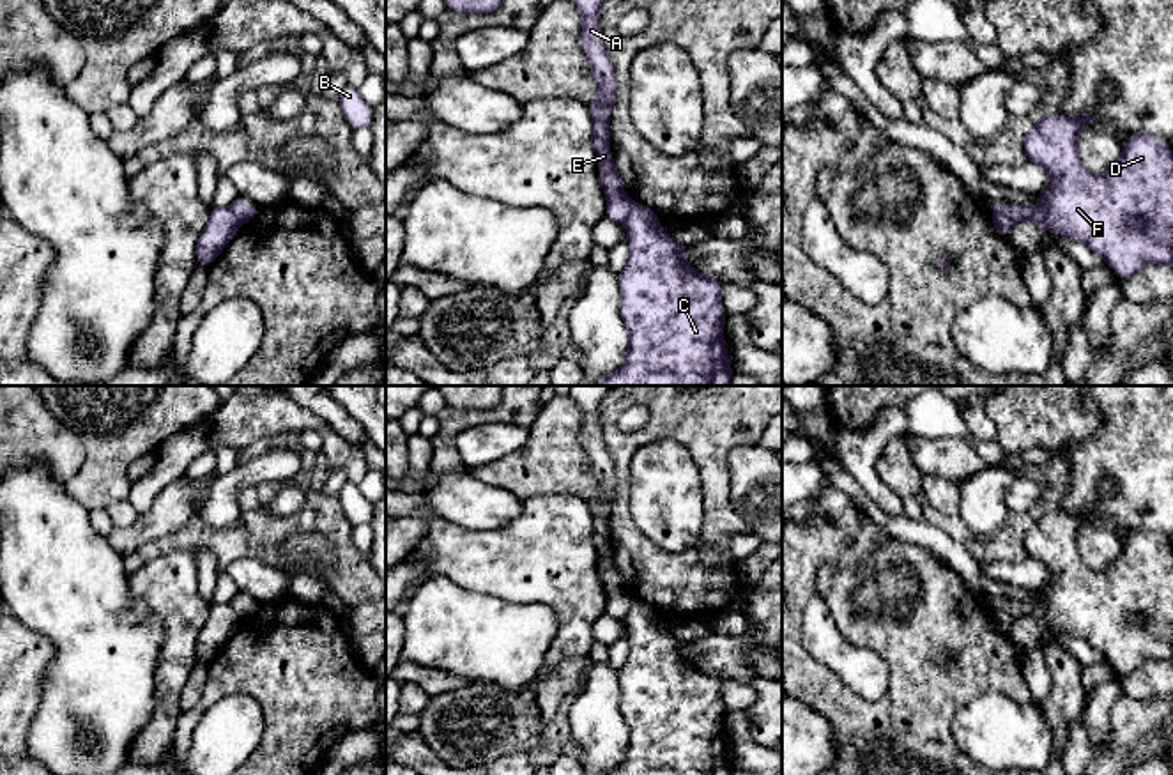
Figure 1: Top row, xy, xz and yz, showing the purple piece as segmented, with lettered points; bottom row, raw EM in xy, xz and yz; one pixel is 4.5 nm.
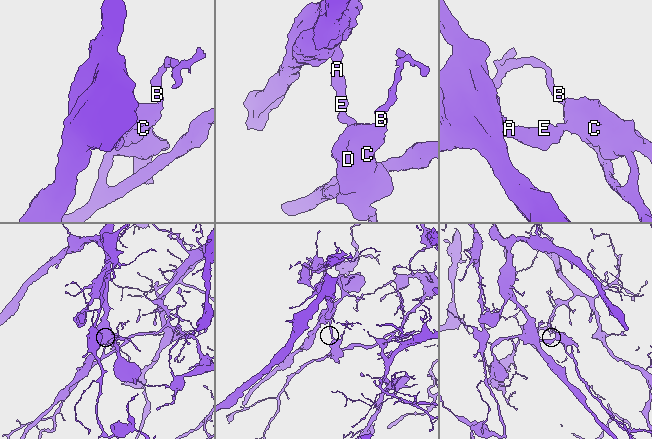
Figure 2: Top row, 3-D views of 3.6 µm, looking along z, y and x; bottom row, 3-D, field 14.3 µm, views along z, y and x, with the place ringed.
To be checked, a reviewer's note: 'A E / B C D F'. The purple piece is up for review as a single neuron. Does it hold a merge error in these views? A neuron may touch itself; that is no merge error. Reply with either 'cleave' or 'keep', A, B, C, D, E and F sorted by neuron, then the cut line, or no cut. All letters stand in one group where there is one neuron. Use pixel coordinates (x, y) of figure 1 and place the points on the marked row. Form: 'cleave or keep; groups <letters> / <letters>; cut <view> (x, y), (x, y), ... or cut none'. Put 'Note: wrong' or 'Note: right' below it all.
cleave; groups A E / B C D F; cut xz (632, 202), (630, 213), (621, 222)
Note: right

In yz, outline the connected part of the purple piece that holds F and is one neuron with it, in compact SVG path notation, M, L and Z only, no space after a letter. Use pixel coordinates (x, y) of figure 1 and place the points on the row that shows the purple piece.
M1056 113L1042 117L1026 133L1023 149L1026 159L1042 166L1051 184L1037 193L1040 209L996 202L989 209L1012 223L1031 219L1040 232L1053 230L1085 242L1116 272L1118 281L1129 280L1146 264L1173 267L1173 152L1164 138L1129 134L1118 161L1108 173L1090 173L1077 152L1081 129L1095 117L1083 113L1077 119Z

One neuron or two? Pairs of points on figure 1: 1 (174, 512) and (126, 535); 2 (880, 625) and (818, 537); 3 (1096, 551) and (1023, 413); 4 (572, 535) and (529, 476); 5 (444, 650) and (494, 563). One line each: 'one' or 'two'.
1: one
2: one
3: two
4: two
5: two

